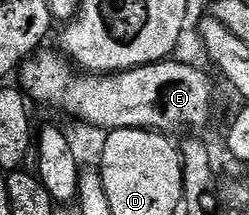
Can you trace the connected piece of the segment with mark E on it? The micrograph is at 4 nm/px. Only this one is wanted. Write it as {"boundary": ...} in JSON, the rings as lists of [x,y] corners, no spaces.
{"boundary":[[[40,48],[28,58],[17,71],[18,85],[24,94],[32,103],[40,102],[43,106],[56,106],[59,110],[64,110],[67,114],[72,114],[75,118],[80,118],[83,122],[88,122],[91,126],[96,126],[102,132],[110,132],[112,130],[157,130],[160,132],[172,132],[171,130],[183,130],[186,126],[203,126],[211,118],[213,112],[213,86],[210,78],[203,70],[198,70],[195,66],[190,66],[187,62],[175,62],[176,60],[164,60],[162,62],[154,62],[148,66],[135,66],[131,70],[121,70],[109,74],[92,74],[80,72],[62,53],[47,50],[48,48]]]}

